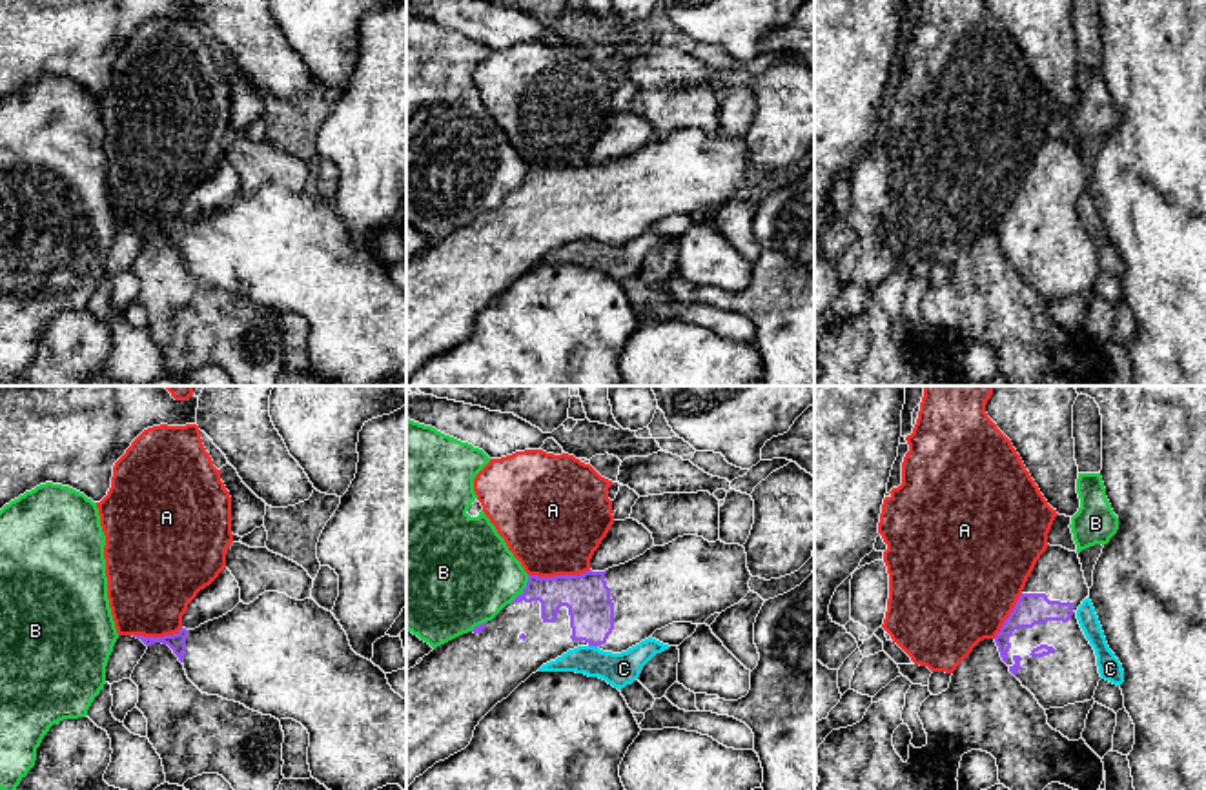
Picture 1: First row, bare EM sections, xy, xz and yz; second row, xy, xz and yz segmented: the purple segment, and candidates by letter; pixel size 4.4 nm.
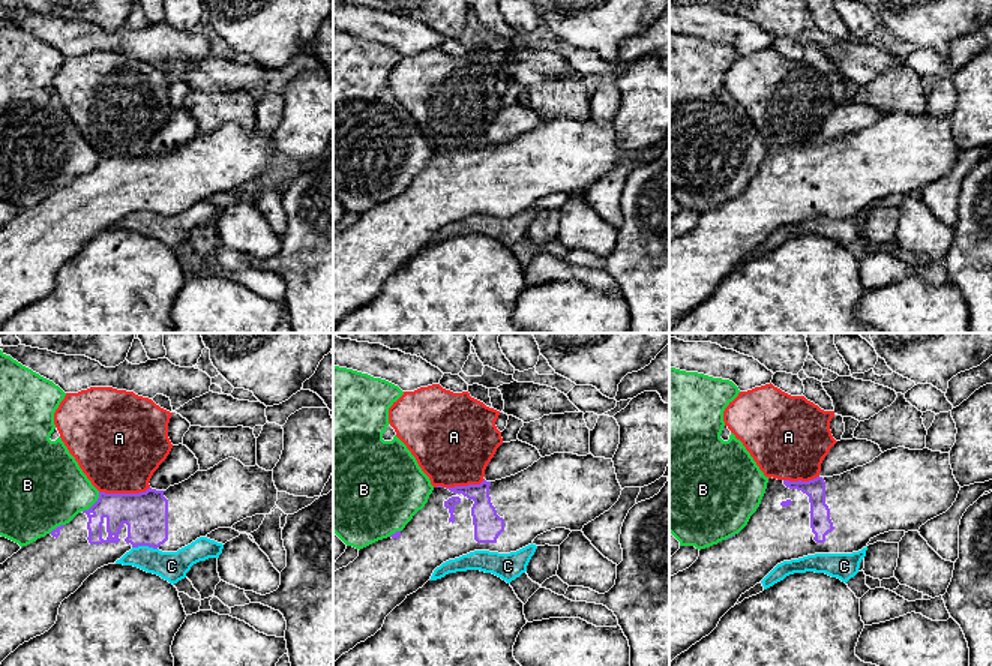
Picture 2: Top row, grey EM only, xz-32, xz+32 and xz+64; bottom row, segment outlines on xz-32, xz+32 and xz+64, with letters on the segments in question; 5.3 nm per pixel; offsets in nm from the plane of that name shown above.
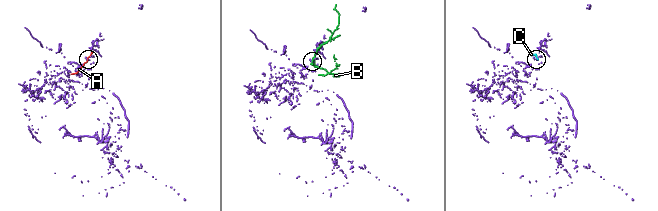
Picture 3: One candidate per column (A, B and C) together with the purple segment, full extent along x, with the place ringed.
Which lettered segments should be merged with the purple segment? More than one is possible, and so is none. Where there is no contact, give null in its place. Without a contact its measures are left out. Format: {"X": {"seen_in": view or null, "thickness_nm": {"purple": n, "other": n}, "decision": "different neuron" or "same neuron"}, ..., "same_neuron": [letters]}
{"A": {"seen_in": "xz", "thickness_nm": {"purple": 200, "other": 460}, "decision": "different neuron"}, "B": {"seen_in": "xz", "thickness_nm": {"purple": 170, "other": 420}, "decision": "different neuron"}, "C": {"seen_in": "xz", "thickness_nm": {"purple": 200, "other": 150}, "decision": "different neuron"}, "same_neuron": []}

